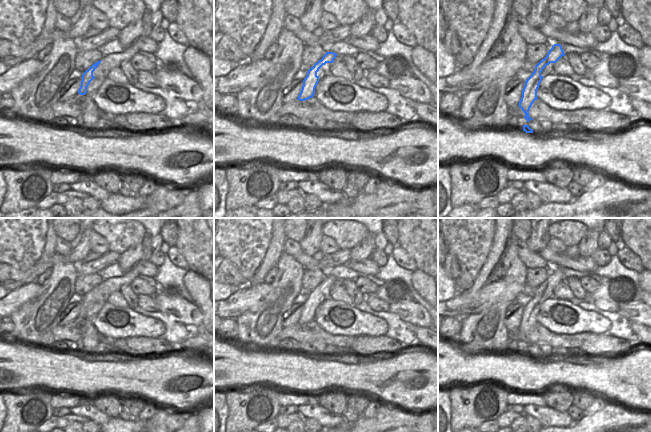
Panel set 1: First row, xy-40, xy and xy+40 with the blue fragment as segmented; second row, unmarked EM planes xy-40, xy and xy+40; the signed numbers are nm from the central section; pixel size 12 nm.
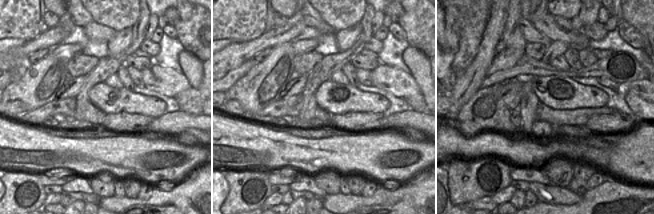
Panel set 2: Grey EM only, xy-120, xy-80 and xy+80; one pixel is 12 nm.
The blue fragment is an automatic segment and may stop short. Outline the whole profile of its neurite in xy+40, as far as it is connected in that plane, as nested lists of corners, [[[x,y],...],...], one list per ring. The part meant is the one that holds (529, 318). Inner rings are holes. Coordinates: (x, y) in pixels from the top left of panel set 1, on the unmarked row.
[[[554,268],[549,274],[547,280],[542,283],[538,288],[536,288],[534,296],[526,304],[525,310],[522,315],[522,321],[519,326],[519,331],[525,337],[524,342],[527,344],[527,346],[533,344],[529,340],[529,334],[534,325],[538,323],[537,314],[543,303],[541,296],[550,287],[556,287],[562,280],[565,280],[562,270],[560,268]]]

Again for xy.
[[[326,276],[322,283],[308,294],[307,300],[303,304],[303,310],[297,324],[305,325],[314,320],[315,312],[319,306],[317,296],[326,287],[333,287],[336,280],[337,278],[334,276]]]

